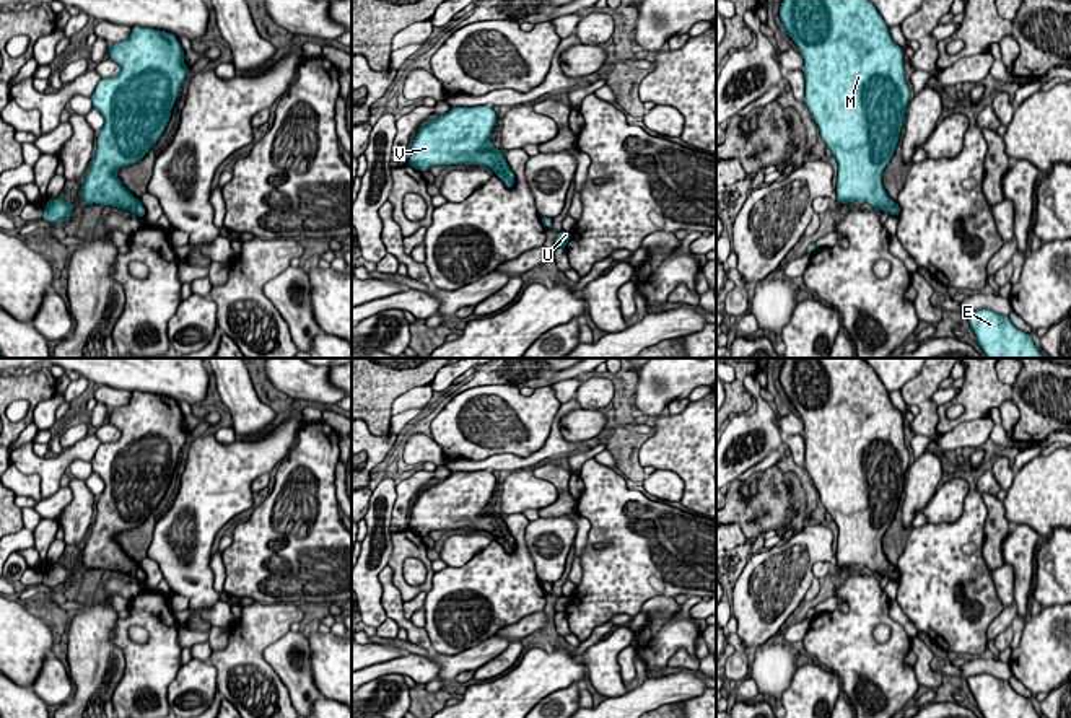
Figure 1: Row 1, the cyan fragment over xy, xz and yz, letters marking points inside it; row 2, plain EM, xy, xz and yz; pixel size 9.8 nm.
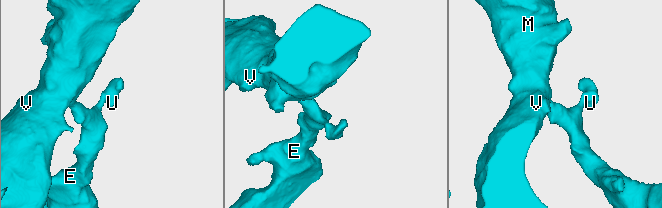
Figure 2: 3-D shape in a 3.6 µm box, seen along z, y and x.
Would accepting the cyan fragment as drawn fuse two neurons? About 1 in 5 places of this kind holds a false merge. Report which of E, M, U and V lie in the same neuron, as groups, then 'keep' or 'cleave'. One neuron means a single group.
E M U V | keep

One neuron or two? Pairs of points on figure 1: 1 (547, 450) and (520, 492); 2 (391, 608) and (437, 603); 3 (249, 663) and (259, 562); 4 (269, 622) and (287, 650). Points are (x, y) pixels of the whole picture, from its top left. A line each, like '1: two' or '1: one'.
1: two
2: two
3: two
4: two

